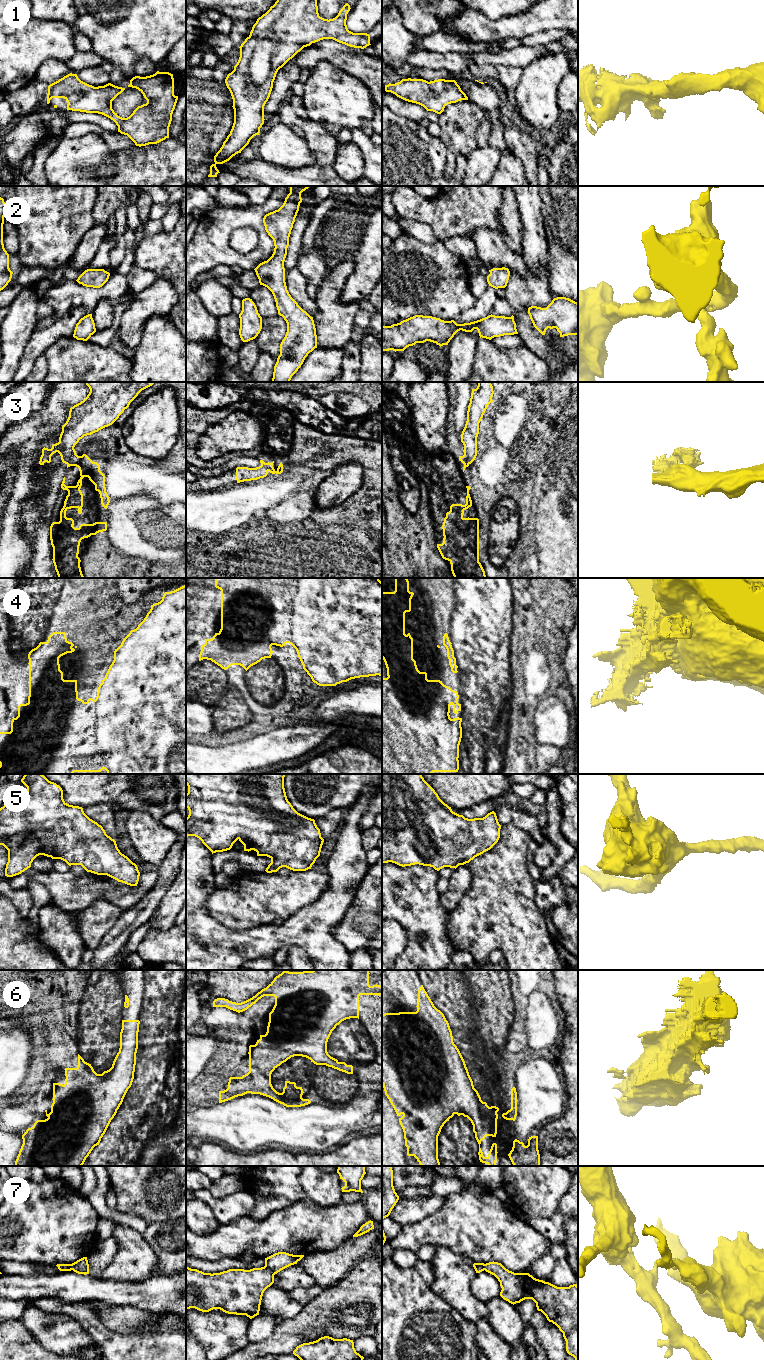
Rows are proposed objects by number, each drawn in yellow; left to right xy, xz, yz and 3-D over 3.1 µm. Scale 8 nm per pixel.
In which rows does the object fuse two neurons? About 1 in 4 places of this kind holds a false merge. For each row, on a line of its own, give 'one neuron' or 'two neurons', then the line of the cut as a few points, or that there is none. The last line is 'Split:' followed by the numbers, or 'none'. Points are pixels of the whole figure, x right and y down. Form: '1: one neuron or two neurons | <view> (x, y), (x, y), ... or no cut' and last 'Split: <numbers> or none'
1: one neuron | no cut
2: one neuron | no cut
3: two neurons | xy (73, 448), (70, 454), (70, 461), (67, 464)
4: two neurons | xy (86, 702), (72, 715), (96, 726), (106, 770)
5: one neuron | no cut
6: one neuron | no cut
7: two neurons | xz (264, 1266), (274, 1274)
Split: 3, 4, 7

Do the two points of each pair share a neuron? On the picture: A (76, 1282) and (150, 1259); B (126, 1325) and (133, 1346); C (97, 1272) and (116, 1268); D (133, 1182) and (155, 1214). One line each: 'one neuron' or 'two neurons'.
A: two neurons
B: two neurons
C: two neurons
D: one neuron

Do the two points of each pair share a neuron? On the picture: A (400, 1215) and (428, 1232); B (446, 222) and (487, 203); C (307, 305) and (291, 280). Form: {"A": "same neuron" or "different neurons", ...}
{"A": "different neurons", "B": "same neuron", "C": "same neuron"}

